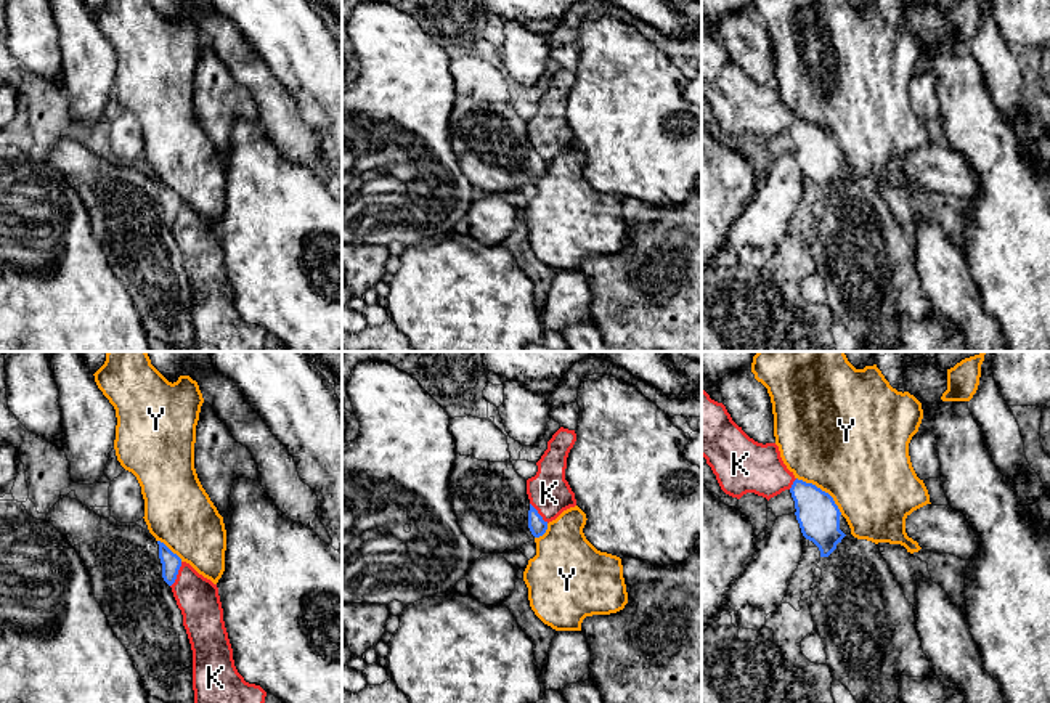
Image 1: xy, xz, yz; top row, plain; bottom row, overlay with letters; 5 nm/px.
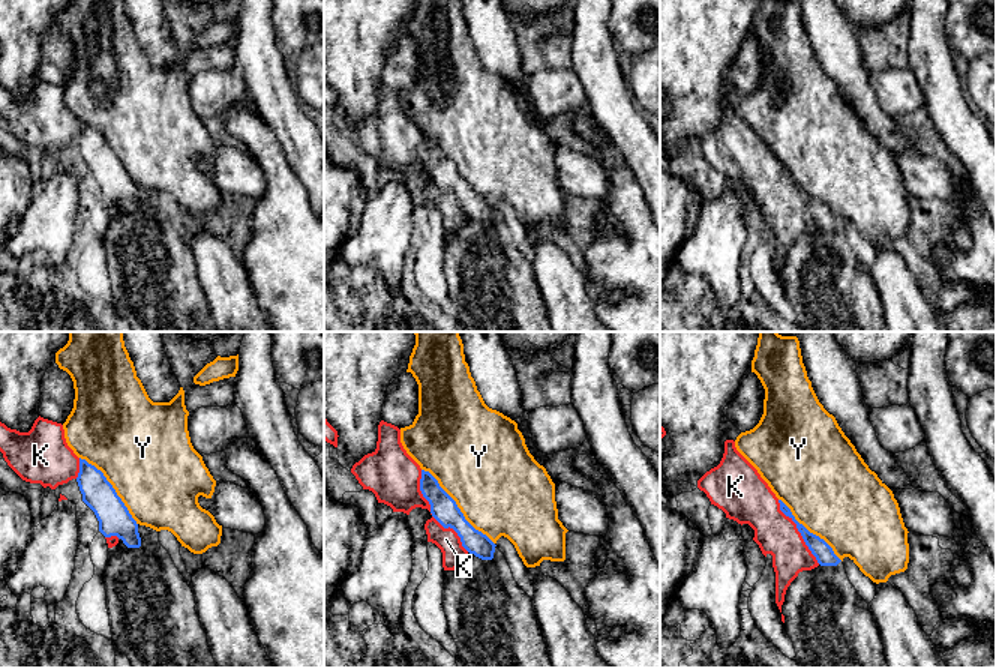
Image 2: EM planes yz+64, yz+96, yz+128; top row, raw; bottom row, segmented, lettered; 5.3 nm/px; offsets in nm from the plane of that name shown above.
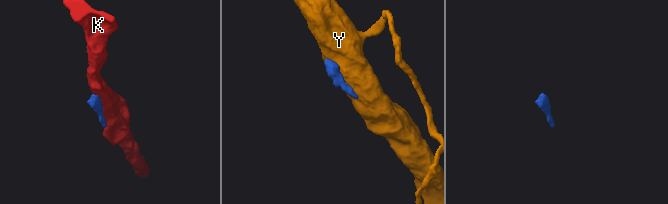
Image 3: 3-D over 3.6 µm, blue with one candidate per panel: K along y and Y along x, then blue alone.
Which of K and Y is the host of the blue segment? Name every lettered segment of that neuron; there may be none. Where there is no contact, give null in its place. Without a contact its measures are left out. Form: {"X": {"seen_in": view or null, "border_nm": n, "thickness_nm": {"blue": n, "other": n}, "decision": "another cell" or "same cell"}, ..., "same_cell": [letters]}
{"K": {"seen_in": "xy", "border_nm": 140, "thickness_nm": {"blue": 100, "other": 220}, "decision": "another cell"}, "Y": {"seen_in": "yz", "border_nm": 300, "thickness_nm": {"blue": 200, "other": 500}, "decision": "another cell"}, "same_cell": []}

